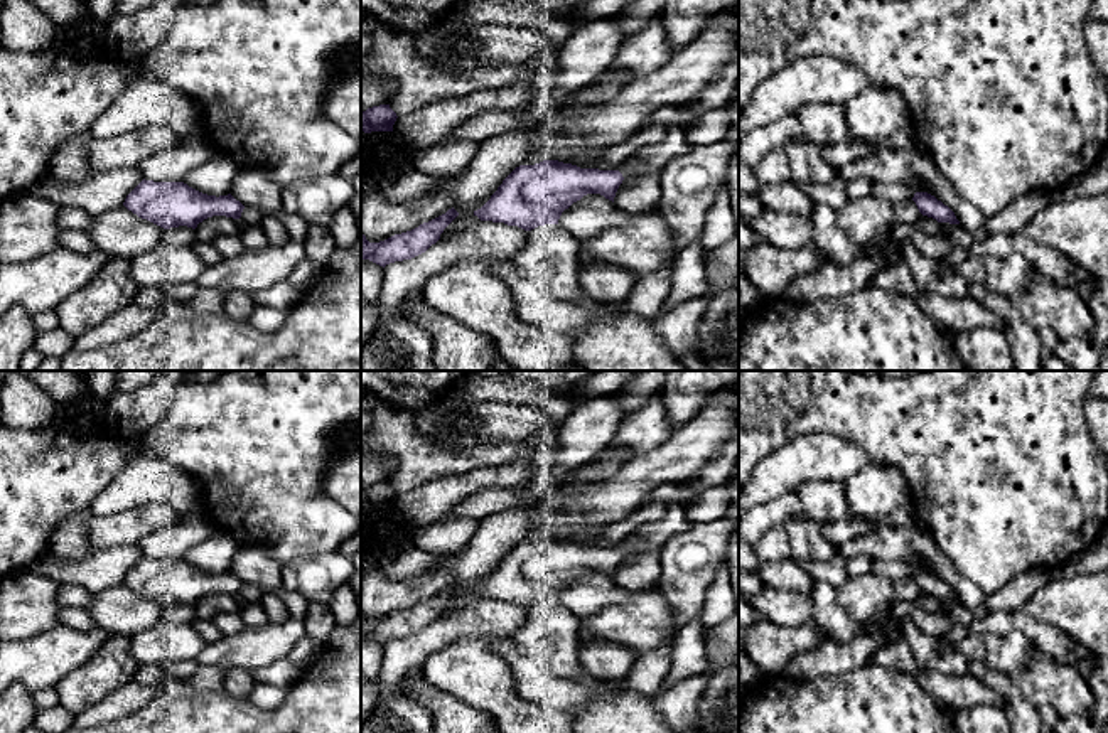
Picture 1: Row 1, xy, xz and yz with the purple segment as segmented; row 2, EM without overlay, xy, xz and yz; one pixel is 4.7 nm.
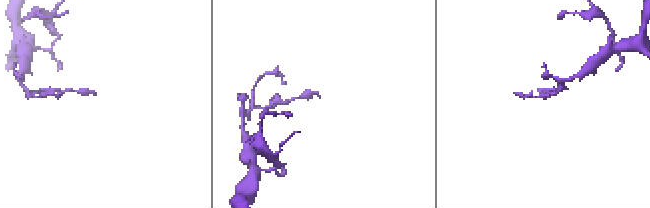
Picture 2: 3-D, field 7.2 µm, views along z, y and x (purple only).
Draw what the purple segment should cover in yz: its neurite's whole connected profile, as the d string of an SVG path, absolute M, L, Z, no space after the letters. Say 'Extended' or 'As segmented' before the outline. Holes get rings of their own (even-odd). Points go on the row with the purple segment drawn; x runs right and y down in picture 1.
As segmented. M916 192L912 201L916 202L922 216L933 217L938 222L960 224L955 212L941 201L938 201L934 195L928 192Z

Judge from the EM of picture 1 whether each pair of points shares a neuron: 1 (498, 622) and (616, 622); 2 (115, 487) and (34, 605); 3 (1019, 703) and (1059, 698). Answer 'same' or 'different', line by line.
1: different
2: different
3: different

